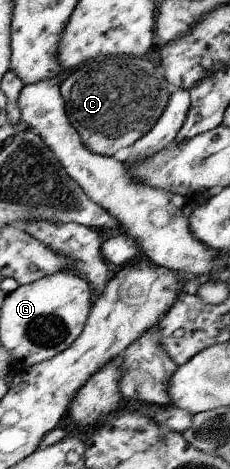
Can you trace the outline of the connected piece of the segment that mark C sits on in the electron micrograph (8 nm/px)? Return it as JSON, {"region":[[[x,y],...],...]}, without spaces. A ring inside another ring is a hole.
{"region":[[[126,55],[106,56],[86,61],[62,75],[59,89],[64,99],[64,110],[68,122],[78,133],[80,142],[90,152],[105,157],[112,157],[116,150],[131,145],[146,134],[162,114],[172,90],[163,77],[163,70],[160,66],[151,67],[142,58]]]}

